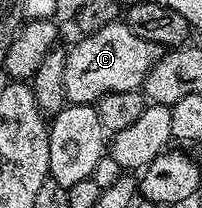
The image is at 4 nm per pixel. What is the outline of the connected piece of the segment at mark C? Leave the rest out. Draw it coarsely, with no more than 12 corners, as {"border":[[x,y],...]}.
{"border":[[124,22],[68,49],[71,104],[138,91],[163,54]]}

